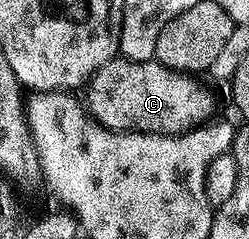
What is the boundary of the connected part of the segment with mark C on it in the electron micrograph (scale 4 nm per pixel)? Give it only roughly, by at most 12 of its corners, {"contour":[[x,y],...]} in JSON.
{"contour":[[116,59],[85,86],[104,129],[178,135],[215,99],[158,61]]}

